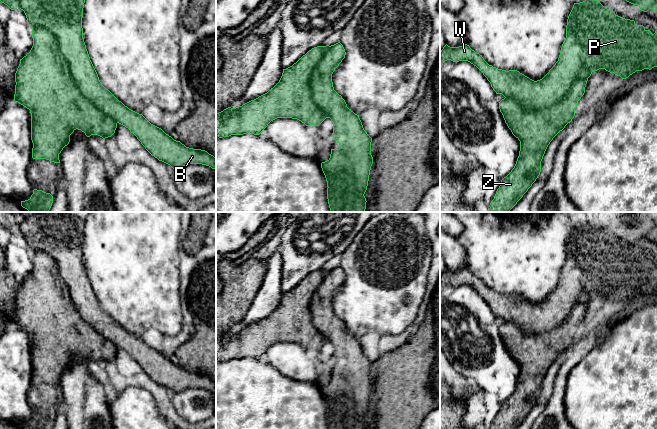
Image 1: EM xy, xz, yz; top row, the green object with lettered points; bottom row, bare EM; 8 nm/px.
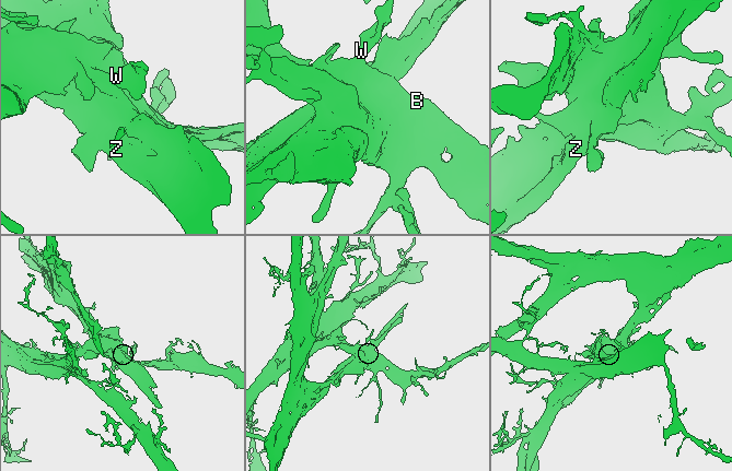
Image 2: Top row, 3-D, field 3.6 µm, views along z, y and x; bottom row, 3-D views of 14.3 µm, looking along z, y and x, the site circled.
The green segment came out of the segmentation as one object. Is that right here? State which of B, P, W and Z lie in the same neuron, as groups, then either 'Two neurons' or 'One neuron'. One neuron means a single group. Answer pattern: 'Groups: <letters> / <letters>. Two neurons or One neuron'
Groups: B P W / Z. Two neurons

